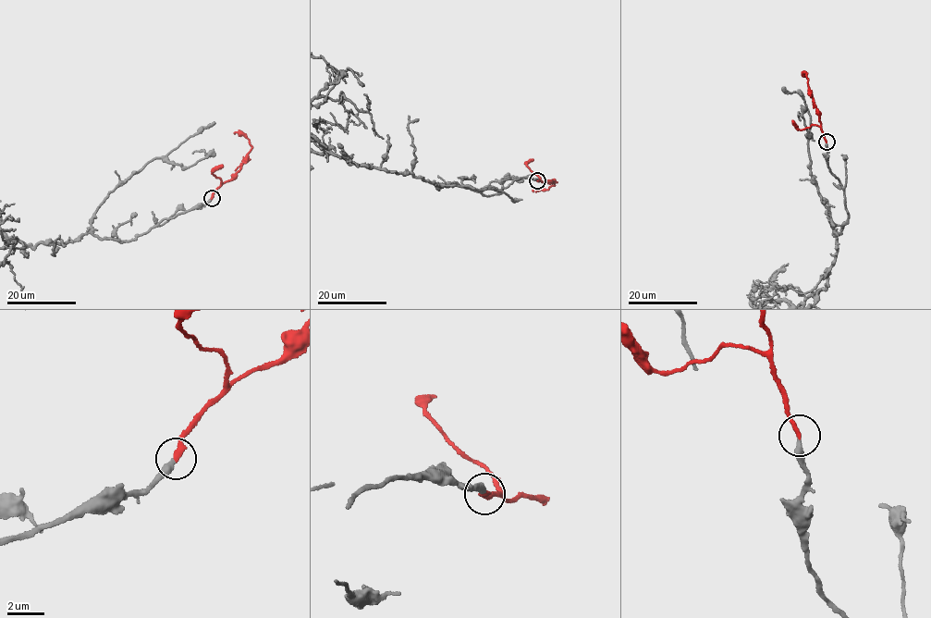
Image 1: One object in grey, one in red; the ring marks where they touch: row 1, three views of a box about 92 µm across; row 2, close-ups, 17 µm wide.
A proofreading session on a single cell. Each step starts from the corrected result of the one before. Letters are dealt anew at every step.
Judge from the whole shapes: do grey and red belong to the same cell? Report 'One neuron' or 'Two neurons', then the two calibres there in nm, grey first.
One neuron. Thickness 360 nm (grey) against 280 nm

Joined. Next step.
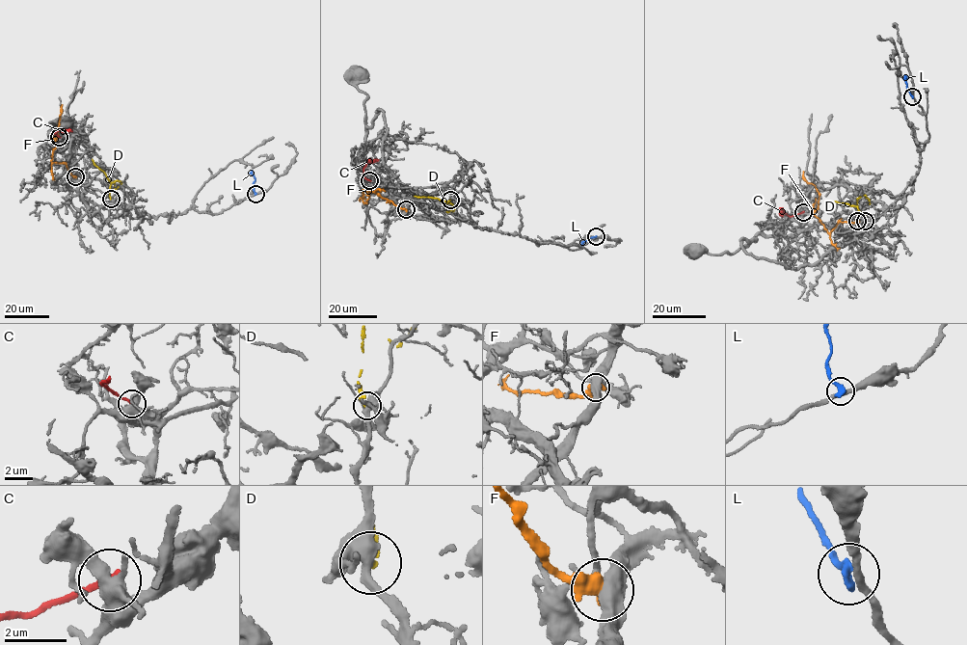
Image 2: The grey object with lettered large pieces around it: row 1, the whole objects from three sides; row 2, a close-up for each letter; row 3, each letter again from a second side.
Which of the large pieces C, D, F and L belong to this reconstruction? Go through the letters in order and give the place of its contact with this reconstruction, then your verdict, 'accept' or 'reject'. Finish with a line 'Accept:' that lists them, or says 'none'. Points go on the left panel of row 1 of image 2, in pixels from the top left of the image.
C: (59, 137) | reject
D: (111, 199) | reject
F: (75, 176) | reject
L: (255, 194) | reject
Accept: none

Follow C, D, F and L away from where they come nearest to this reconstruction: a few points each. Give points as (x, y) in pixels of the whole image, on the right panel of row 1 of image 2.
C: (803, 212), (788, 215), (782, 213), (782, 208)
D: (865, 221), (857, 199), (866, 196), (870, 204), (865, 197)
F: (857, 221), (840, 221), (828, 233), (813, 214), (818, 207), (819, 193), (805, 179), (803, 171)
L: (912, 96), (904, 75)

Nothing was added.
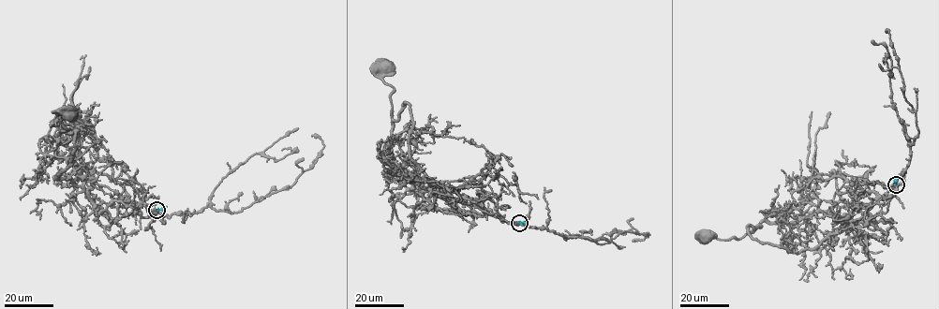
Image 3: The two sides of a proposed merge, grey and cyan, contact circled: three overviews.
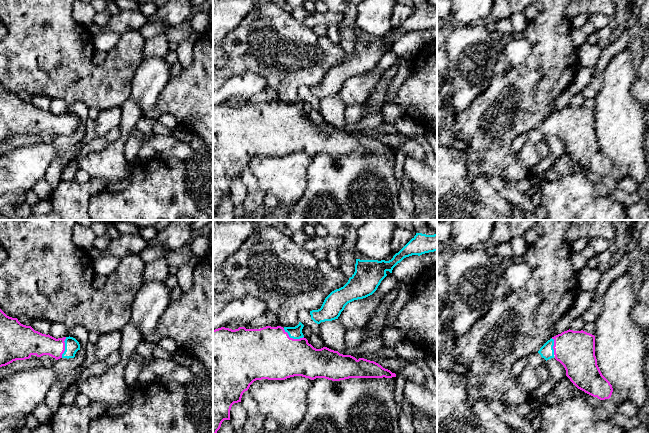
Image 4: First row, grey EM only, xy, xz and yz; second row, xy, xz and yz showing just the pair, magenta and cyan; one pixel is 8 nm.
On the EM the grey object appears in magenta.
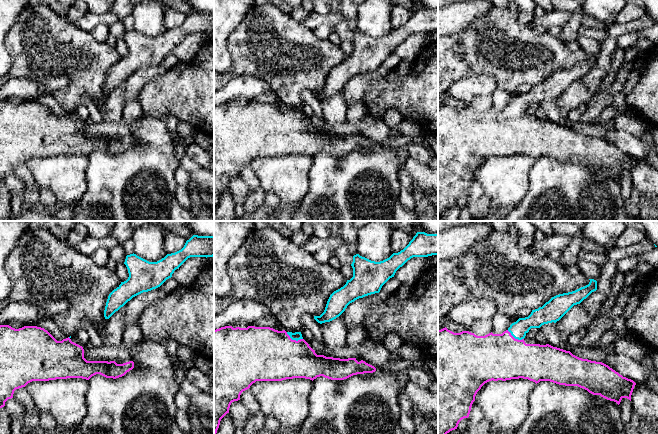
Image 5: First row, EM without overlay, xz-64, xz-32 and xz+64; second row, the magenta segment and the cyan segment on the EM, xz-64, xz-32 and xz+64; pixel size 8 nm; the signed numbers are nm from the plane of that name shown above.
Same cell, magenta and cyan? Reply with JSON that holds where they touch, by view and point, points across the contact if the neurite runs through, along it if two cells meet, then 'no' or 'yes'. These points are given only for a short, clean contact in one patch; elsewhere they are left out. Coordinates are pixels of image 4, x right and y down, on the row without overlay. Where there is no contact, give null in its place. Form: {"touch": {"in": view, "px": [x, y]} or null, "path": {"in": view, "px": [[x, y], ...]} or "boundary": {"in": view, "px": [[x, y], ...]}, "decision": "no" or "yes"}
{"touch": {"in": "xz", "px": [292, 114]}, "path": {"in": "xz", "px": [[269, 129], [280, 126], [292, 114], [295, 108]]}, "decision": "yes"}

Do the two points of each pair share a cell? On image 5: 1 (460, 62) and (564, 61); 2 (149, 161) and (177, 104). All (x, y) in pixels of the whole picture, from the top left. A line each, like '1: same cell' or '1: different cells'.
1: same cell
2: different cells

